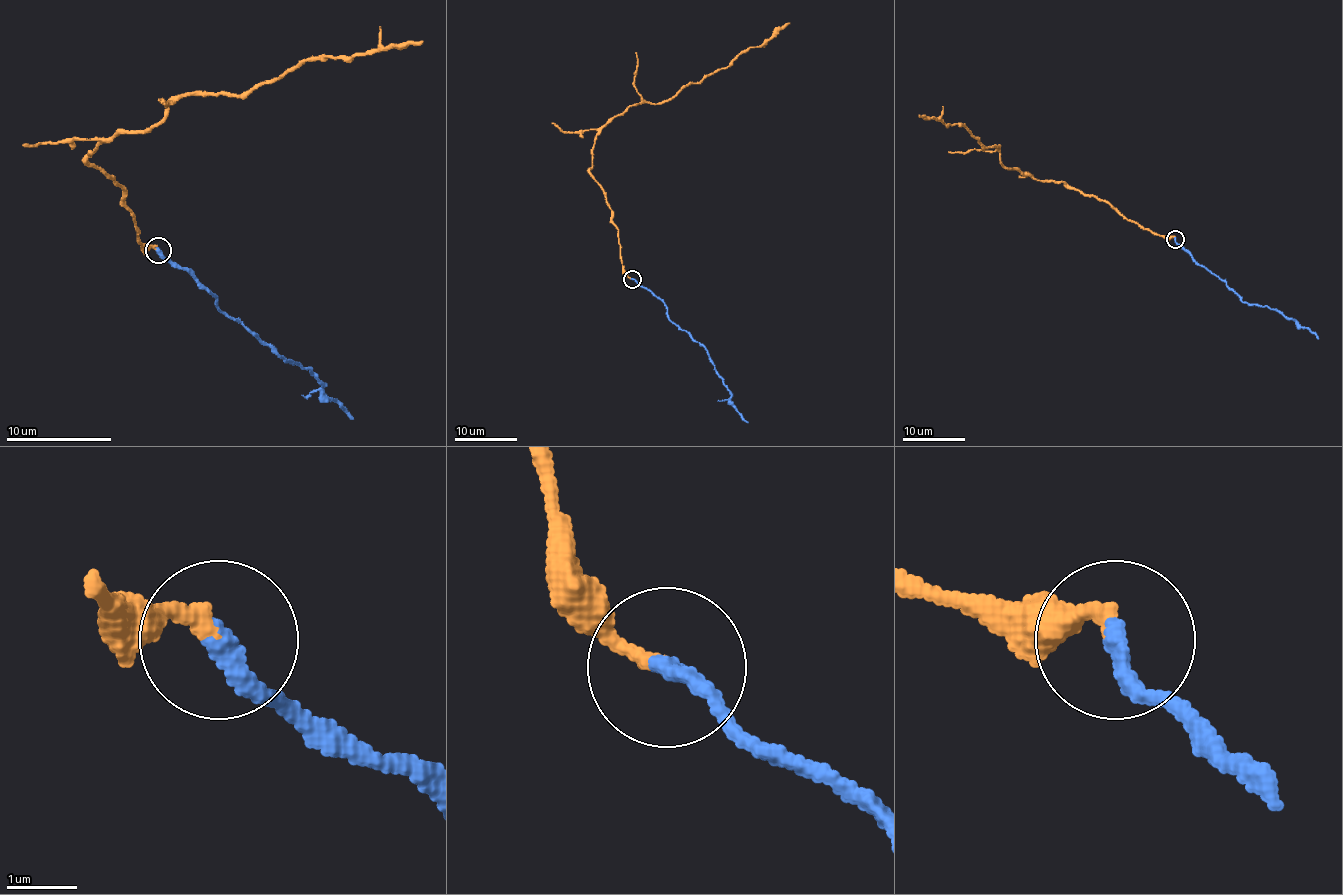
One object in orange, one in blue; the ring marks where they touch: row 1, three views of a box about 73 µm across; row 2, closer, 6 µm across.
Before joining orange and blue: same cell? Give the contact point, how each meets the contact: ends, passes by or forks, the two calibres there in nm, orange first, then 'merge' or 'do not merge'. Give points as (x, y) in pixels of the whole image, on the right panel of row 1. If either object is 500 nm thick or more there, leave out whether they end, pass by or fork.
at (1175, 239); orange ends there; blue ends there; 240 nm thick on the orange side, 280 nm on the other; merge

